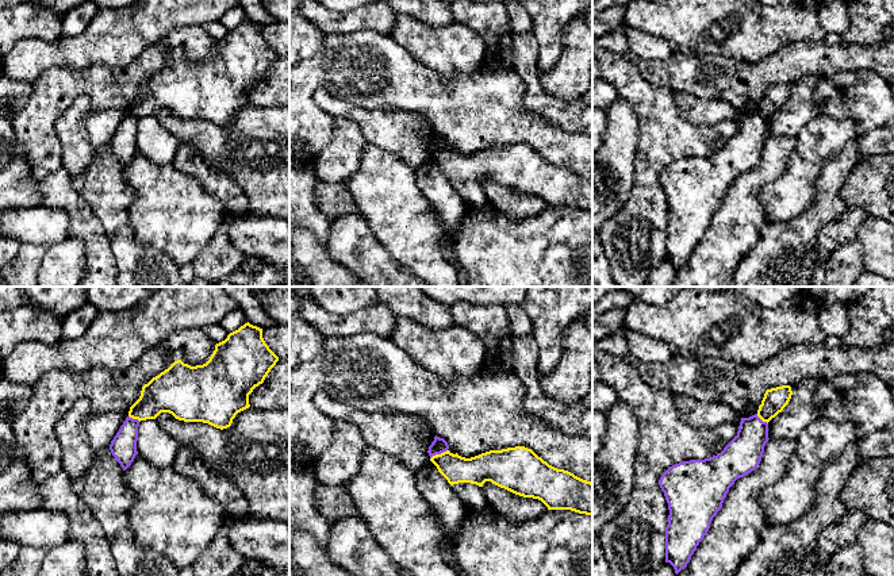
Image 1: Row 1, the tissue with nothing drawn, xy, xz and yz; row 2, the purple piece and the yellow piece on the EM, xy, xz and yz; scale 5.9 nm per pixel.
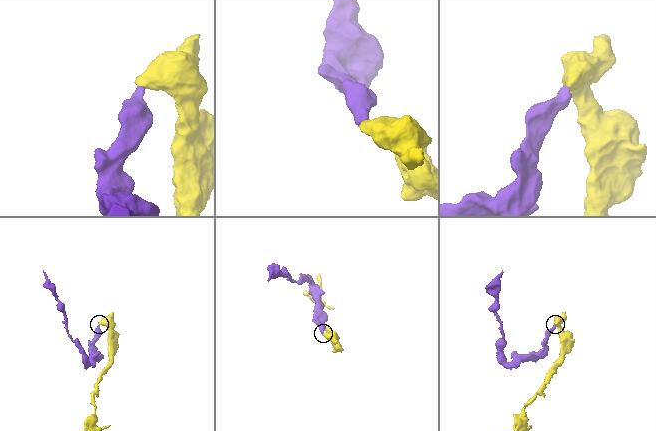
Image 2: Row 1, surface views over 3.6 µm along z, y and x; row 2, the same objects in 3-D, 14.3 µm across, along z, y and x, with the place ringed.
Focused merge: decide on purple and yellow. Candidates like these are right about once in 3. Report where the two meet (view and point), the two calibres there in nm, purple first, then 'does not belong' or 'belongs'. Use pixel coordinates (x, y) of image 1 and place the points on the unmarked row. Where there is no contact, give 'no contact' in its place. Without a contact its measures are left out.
xz (438, 150) | 90/160 nm | does not belong

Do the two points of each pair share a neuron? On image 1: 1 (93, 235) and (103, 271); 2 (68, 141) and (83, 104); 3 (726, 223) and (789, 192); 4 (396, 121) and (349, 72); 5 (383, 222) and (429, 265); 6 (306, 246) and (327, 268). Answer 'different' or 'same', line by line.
1: same
2: same
3: different
4: different
5: same
6: same

